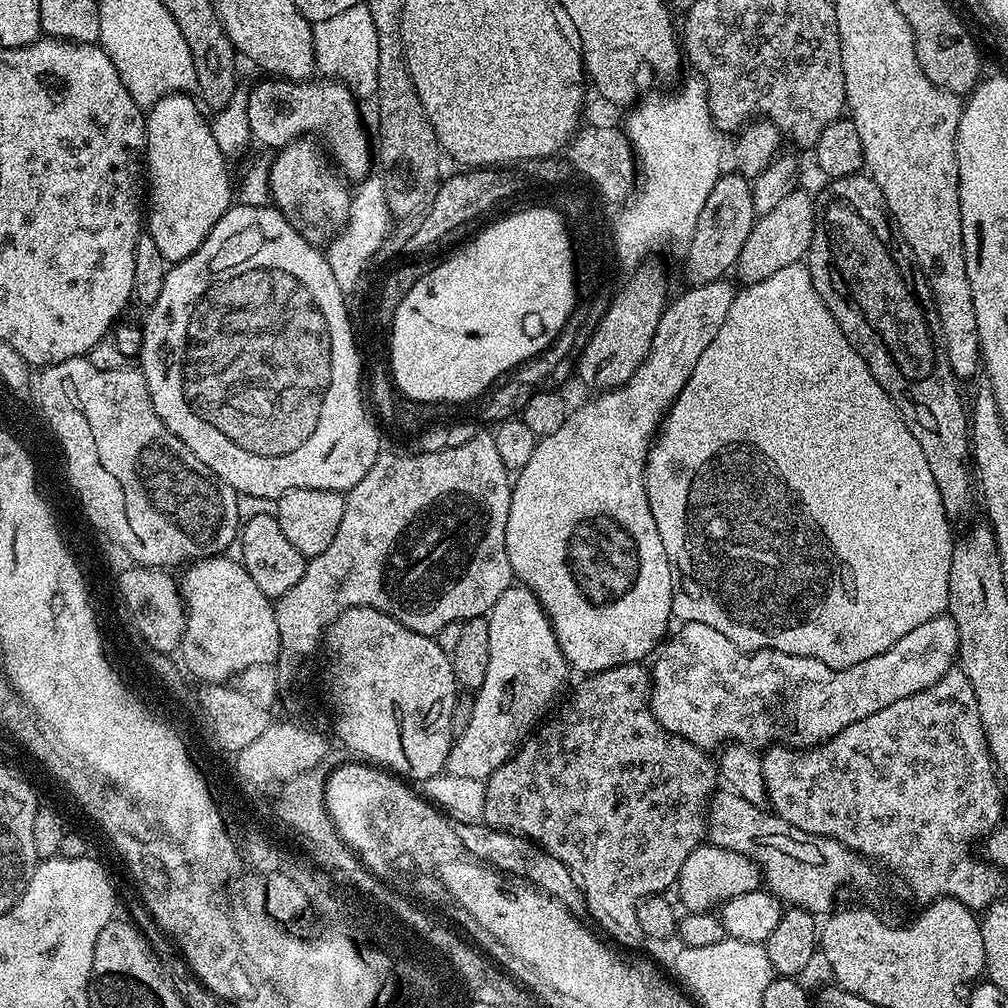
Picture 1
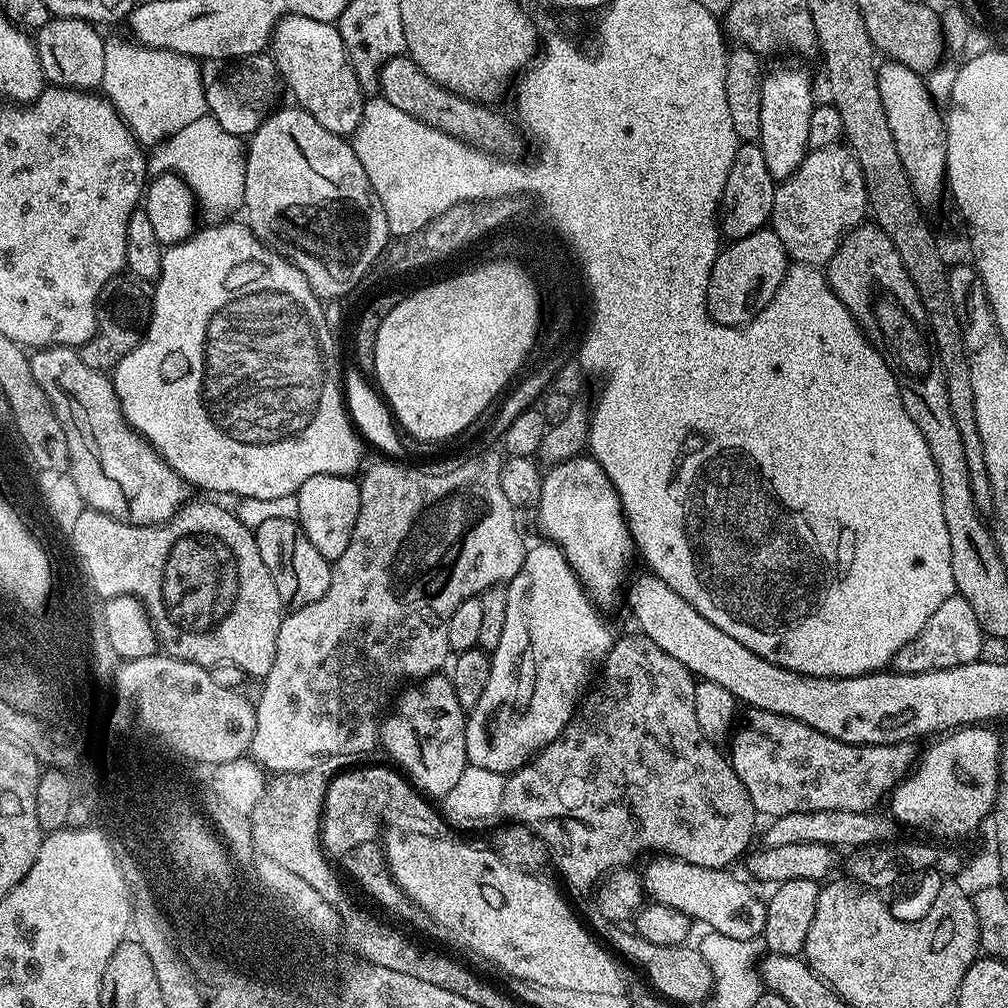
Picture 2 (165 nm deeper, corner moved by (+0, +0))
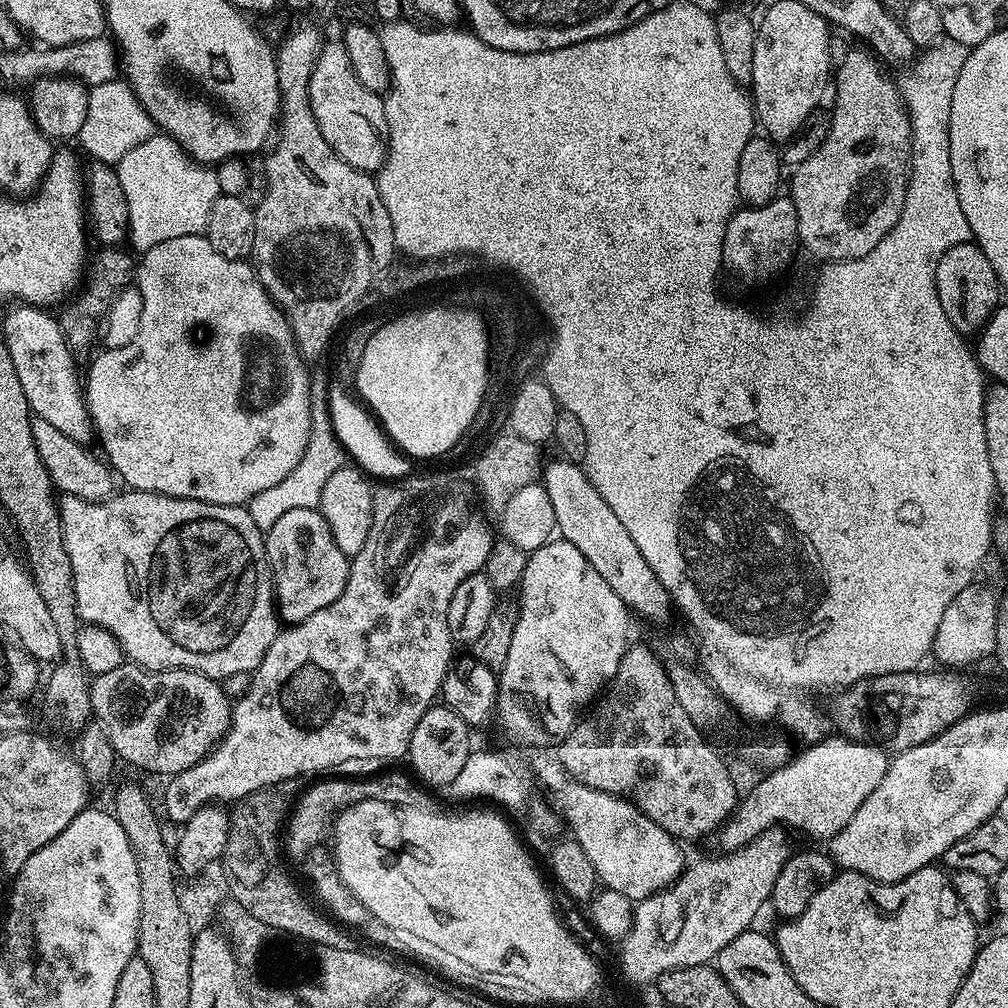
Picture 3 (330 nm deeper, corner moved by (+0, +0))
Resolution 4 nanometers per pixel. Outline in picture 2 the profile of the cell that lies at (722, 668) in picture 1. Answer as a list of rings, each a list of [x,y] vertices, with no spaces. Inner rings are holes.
[[[960,595],[946,598],[938,610],[930,618],[930,622],[902,650],[898,650],[894,661],[897,672],[933,672],[943,668],[953,668],[963,664],[974,664],[981,659],[986,637],[980,629],[978,618],[974,618],[974,610],[970,602]]]

